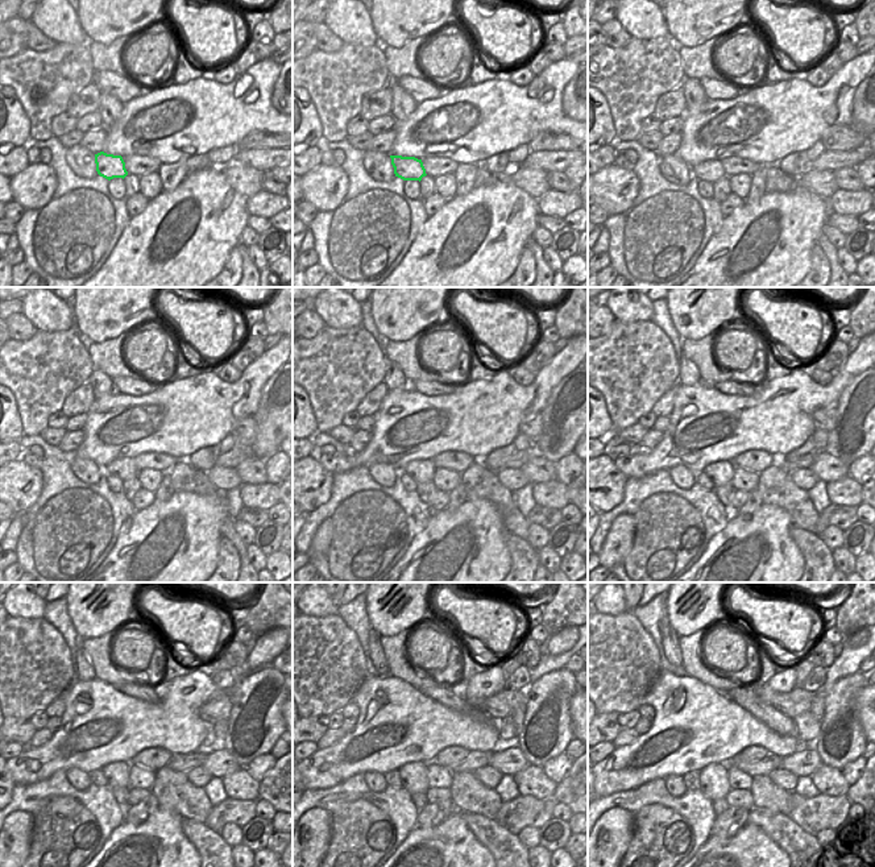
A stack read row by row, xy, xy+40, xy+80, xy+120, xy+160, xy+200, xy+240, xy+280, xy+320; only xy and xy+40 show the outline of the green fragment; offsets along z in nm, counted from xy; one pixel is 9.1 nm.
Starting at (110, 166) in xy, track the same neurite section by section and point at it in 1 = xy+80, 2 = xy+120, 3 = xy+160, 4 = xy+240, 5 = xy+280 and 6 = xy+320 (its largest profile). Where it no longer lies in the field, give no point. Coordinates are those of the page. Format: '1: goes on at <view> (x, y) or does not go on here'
1: goes on at xy+80 (712, 170)
2: goes on at xy+120 (124, 468)
3: goes on at xy+160 (421, 471)
4: goes on at xy+240 (117, 774)
5: goes on at xy+280 (414, 775)
6: goes on at xy+320 (713, 779)

